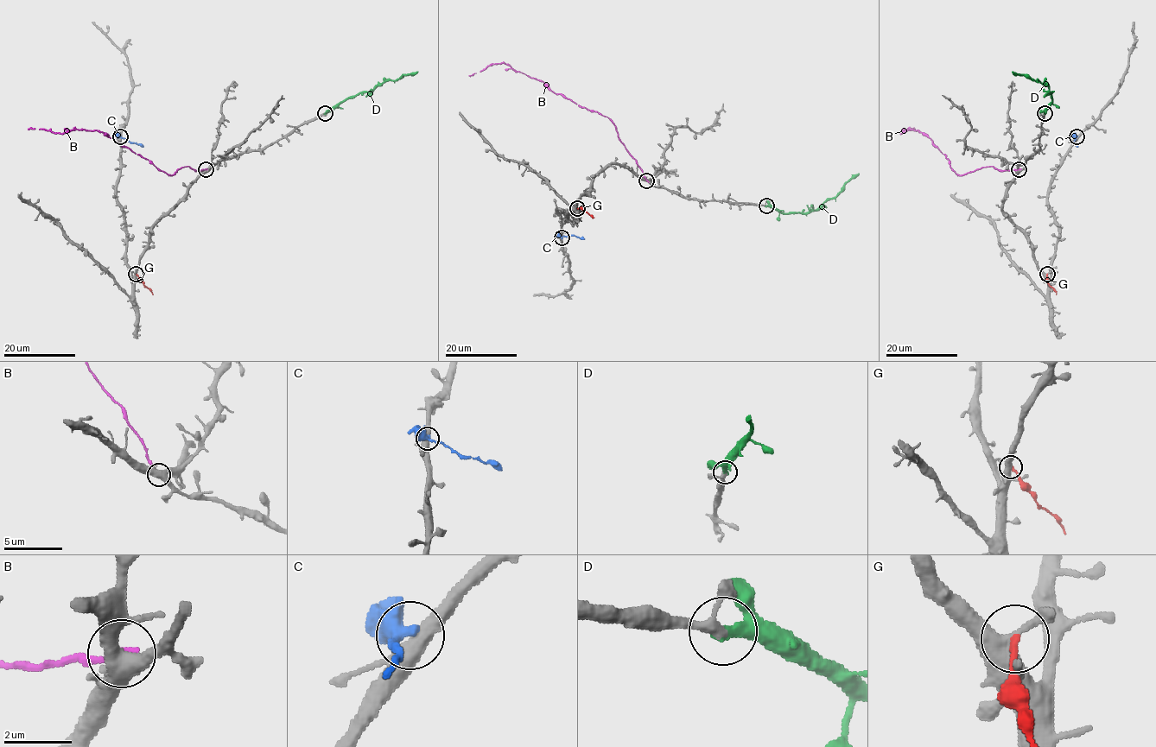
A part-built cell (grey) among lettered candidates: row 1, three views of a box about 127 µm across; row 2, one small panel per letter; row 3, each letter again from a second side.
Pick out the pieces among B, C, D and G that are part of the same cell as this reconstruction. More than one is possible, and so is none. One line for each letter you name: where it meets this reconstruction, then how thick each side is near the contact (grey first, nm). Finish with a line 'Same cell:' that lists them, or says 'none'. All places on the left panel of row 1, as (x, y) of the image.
D: meets grey at (325, 113); 300 nm thick on the grey side, 380 nm on the other
Same cell: D

